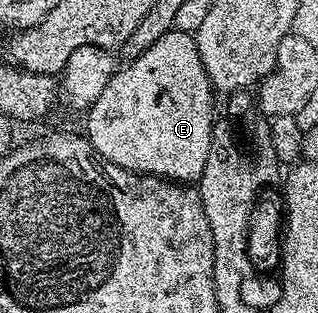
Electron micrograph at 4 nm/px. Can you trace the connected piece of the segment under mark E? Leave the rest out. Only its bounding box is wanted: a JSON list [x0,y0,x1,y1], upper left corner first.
[85,29,216,181]

